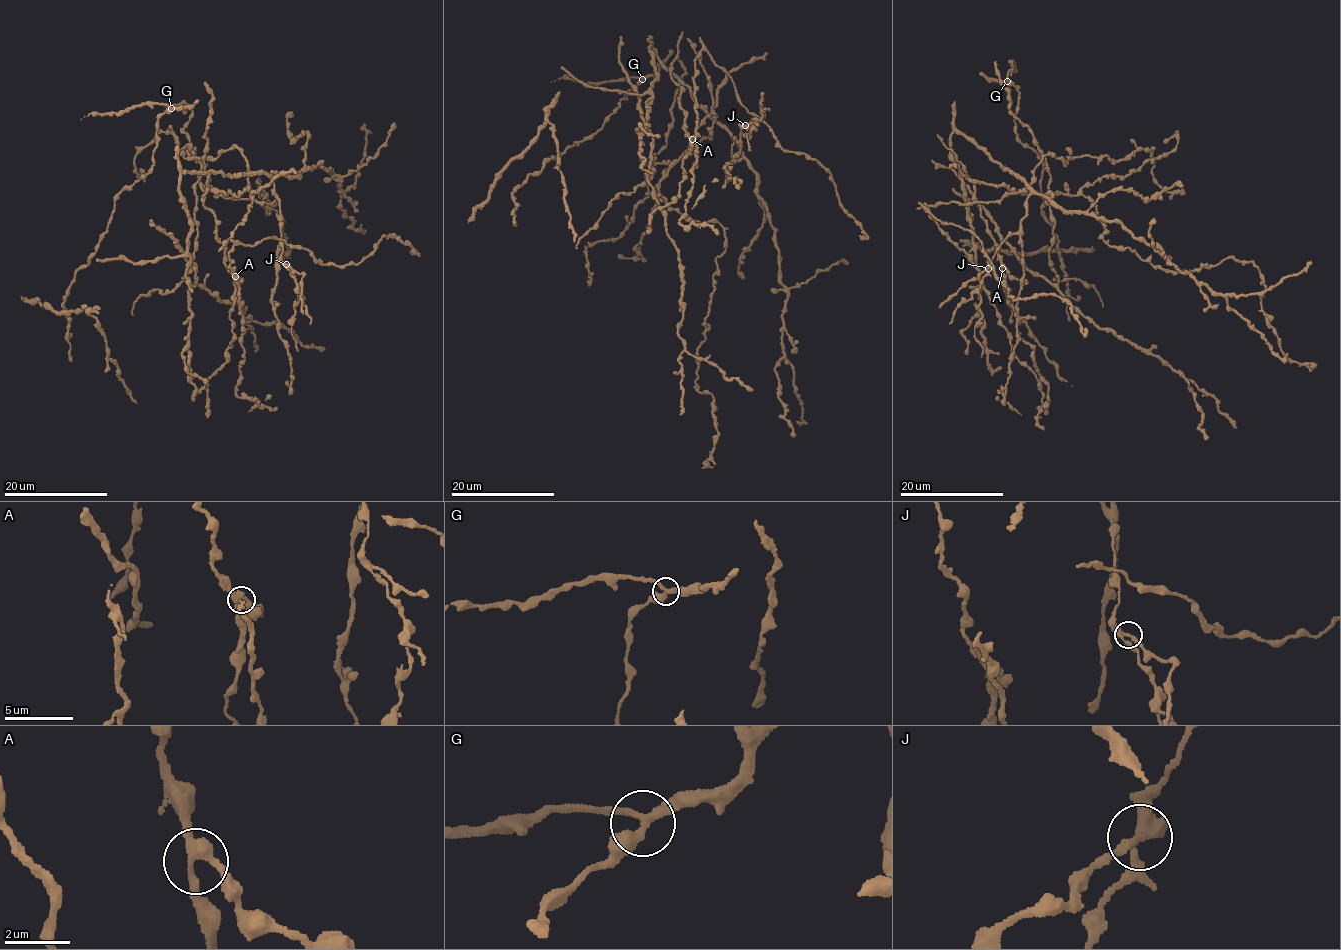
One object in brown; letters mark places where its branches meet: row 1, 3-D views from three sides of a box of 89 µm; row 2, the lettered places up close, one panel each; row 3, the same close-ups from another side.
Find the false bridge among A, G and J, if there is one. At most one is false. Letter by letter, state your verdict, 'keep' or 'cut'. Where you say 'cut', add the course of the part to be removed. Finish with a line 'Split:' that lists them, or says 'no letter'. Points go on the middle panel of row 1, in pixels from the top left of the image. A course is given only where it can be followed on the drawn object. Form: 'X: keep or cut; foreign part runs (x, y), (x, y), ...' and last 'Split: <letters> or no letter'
A: keep
G: keep
J: cut; foreign part runs (745, 125), (763, 114), (760, 101), (763, 92)
Split: J

